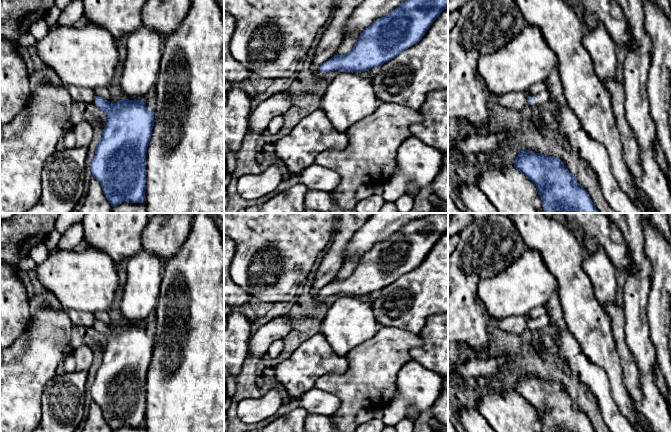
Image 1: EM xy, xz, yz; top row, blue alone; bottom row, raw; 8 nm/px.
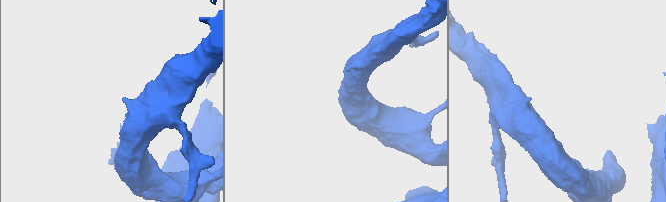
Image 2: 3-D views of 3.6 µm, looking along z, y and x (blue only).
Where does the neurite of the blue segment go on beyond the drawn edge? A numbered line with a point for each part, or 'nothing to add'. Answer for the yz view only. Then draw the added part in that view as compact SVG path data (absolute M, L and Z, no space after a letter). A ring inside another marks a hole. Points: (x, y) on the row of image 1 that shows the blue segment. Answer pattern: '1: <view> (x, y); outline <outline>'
1: yz (544, 96); outline M545 90L545 91L542 91L542 92L536 94L534 97L535 97L535 100L533 103L537 104L537 105L541 105L546 102L552 101L548 90Z

